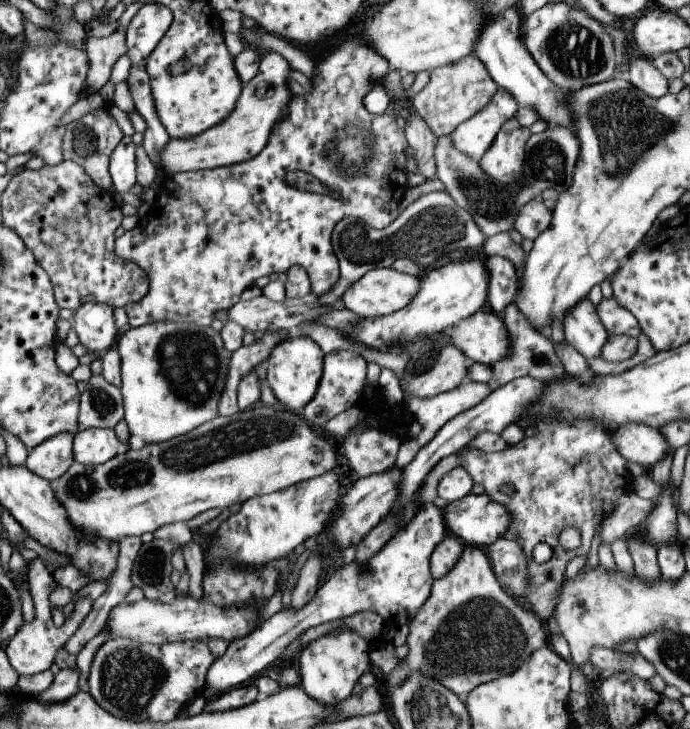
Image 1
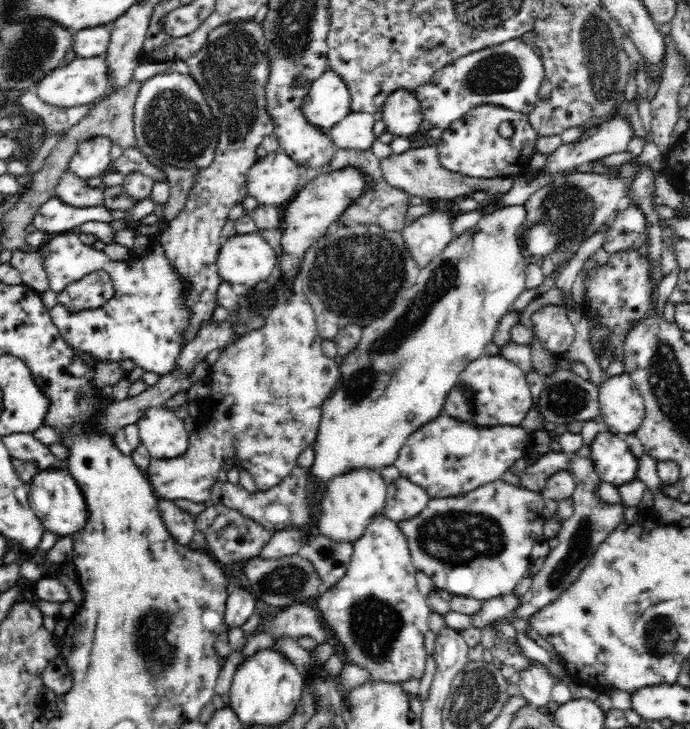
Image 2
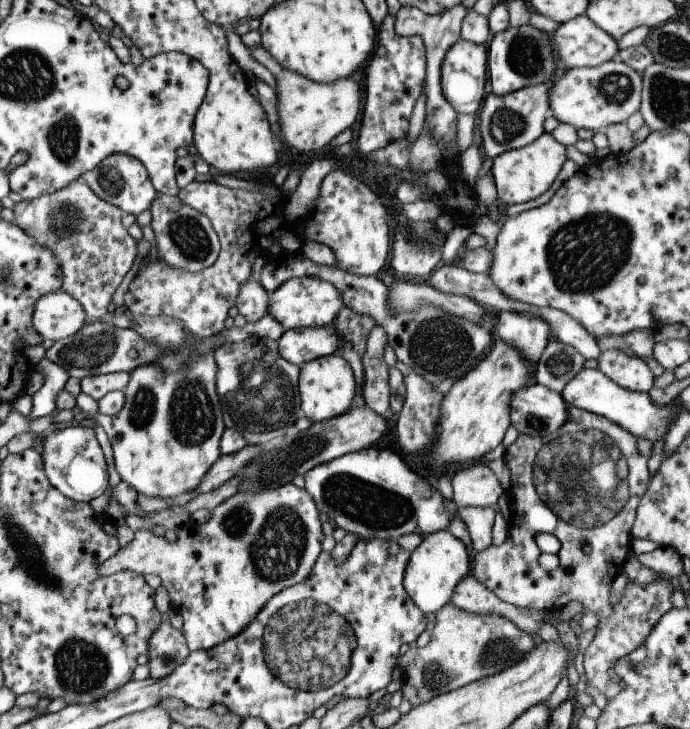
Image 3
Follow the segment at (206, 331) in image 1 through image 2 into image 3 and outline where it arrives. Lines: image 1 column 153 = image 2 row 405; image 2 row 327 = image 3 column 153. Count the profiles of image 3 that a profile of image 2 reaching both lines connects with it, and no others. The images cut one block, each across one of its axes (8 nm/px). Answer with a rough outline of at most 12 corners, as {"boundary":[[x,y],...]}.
{"boundary":[[213,352],[130,372],[93,416],[121,480],[196,490],[226,428]]}

